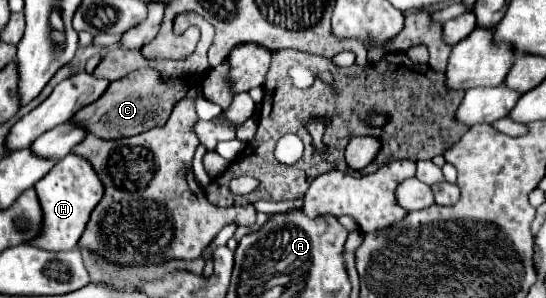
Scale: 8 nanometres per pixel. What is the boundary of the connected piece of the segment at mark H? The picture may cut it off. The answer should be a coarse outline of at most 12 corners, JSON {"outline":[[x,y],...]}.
{"outline":[[67,154],[35,184],[43,226],[27,244],[73,250],[103,184]]}

